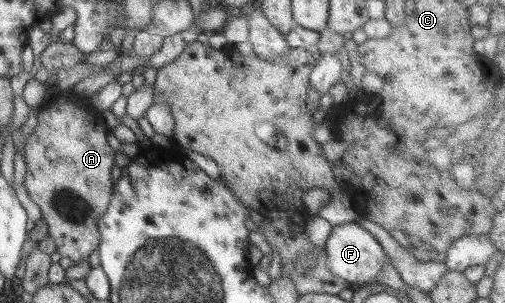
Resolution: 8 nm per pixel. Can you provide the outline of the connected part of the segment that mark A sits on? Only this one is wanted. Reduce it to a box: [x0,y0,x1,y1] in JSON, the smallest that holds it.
[24,87,115,265]

